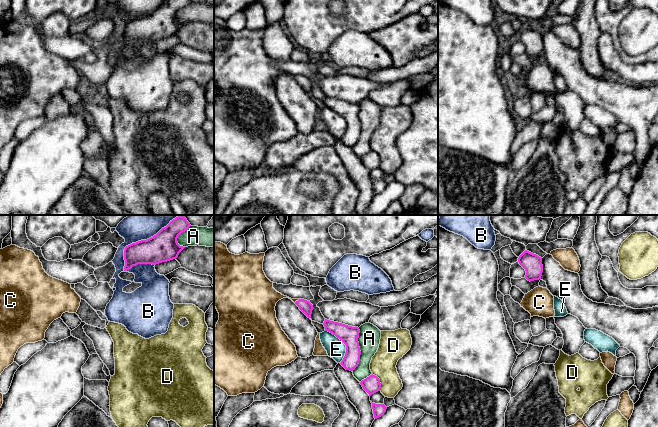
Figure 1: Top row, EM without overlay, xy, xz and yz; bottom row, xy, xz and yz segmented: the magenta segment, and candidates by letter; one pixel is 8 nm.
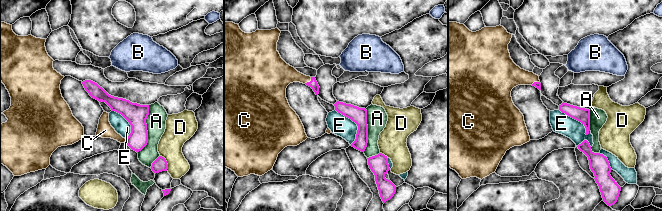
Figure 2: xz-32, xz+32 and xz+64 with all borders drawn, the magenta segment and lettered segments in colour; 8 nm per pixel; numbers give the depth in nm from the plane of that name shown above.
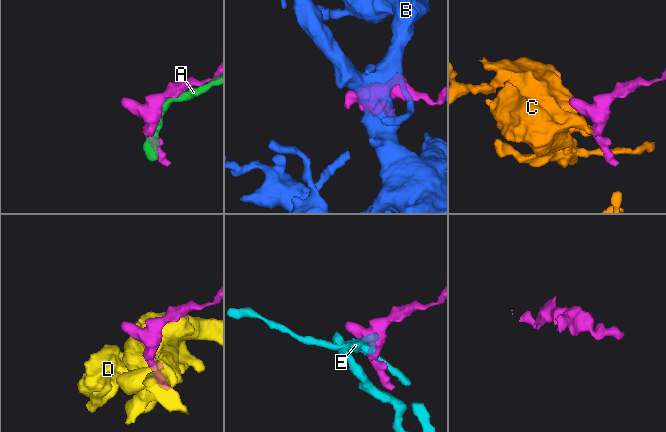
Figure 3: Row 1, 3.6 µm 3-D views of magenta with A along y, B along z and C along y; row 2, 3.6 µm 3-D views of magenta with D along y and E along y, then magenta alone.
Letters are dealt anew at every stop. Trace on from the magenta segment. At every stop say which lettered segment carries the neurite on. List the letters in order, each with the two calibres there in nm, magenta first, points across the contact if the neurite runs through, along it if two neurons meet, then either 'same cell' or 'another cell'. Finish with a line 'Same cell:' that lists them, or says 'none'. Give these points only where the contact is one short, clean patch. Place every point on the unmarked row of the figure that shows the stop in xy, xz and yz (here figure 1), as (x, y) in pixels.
A: 150 nm thick on the magenta side, 180 nm on the other; another cell
B: 240 nm thick on the magenta side, 160 nm on the other; another cell
C: 100 nm thick on the magenta side, 190 nm on the other; same cell
D: 140 nm thick on the magenta side, 200 nm on the other; another cell
E: 150 nm thick on the magenta side, 160 nm on the other; another cell
Same cell: C

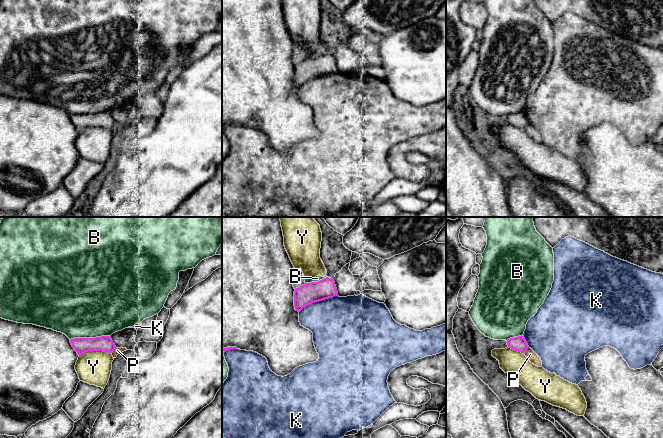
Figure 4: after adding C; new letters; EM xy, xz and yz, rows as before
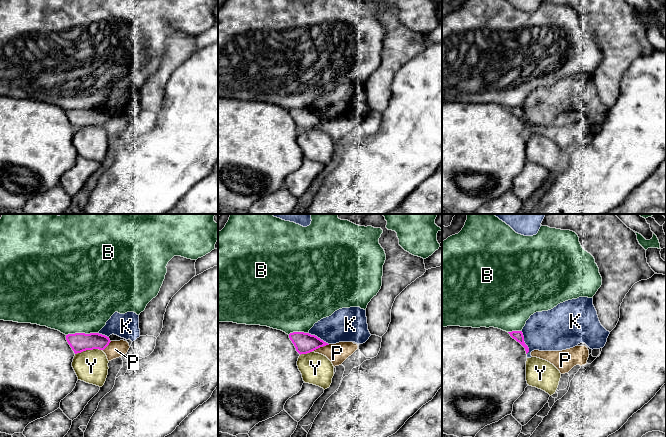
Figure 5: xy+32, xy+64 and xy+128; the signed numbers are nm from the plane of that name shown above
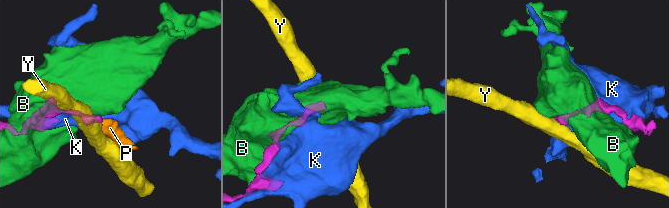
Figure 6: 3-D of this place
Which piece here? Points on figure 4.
B: 130 nm thick on the magenta side, 500 nm on the other; another cell
K: 170 nm thick on the magenta side, 440 nm on the other; another cell
P: 130 nm thick on the magenta side, 50 nm on the other; border along xy (115, 123), (111, 129); another cell
Y: 130 nm thick on the magenta side, 280 nm on the other; border along xy (110, 128), (85, 127), (79, 132); another cell
Same cell: none

